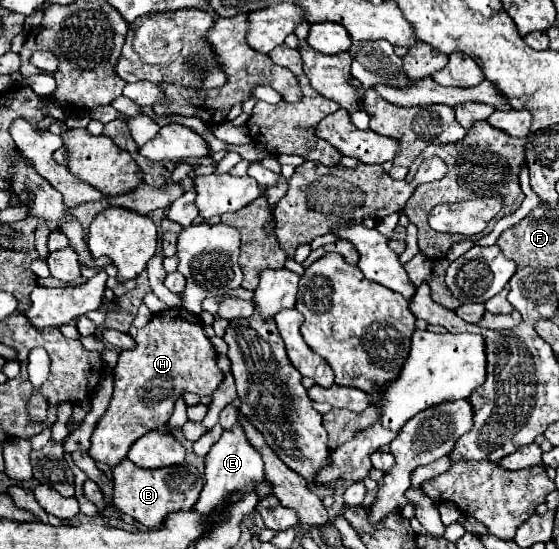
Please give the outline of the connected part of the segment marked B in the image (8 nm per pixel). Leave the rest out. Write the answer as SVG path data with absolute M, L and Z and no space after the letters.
M124 458L118 466L114 466L112 478L114 478L114 504L124 514L132 516L138 524L150 530L160 528L162 522L174 512L192 510L204 486L204 478L196 466L180 464L180 466L170 466L170 468L146 470L146 468L138 468L128 458Z

